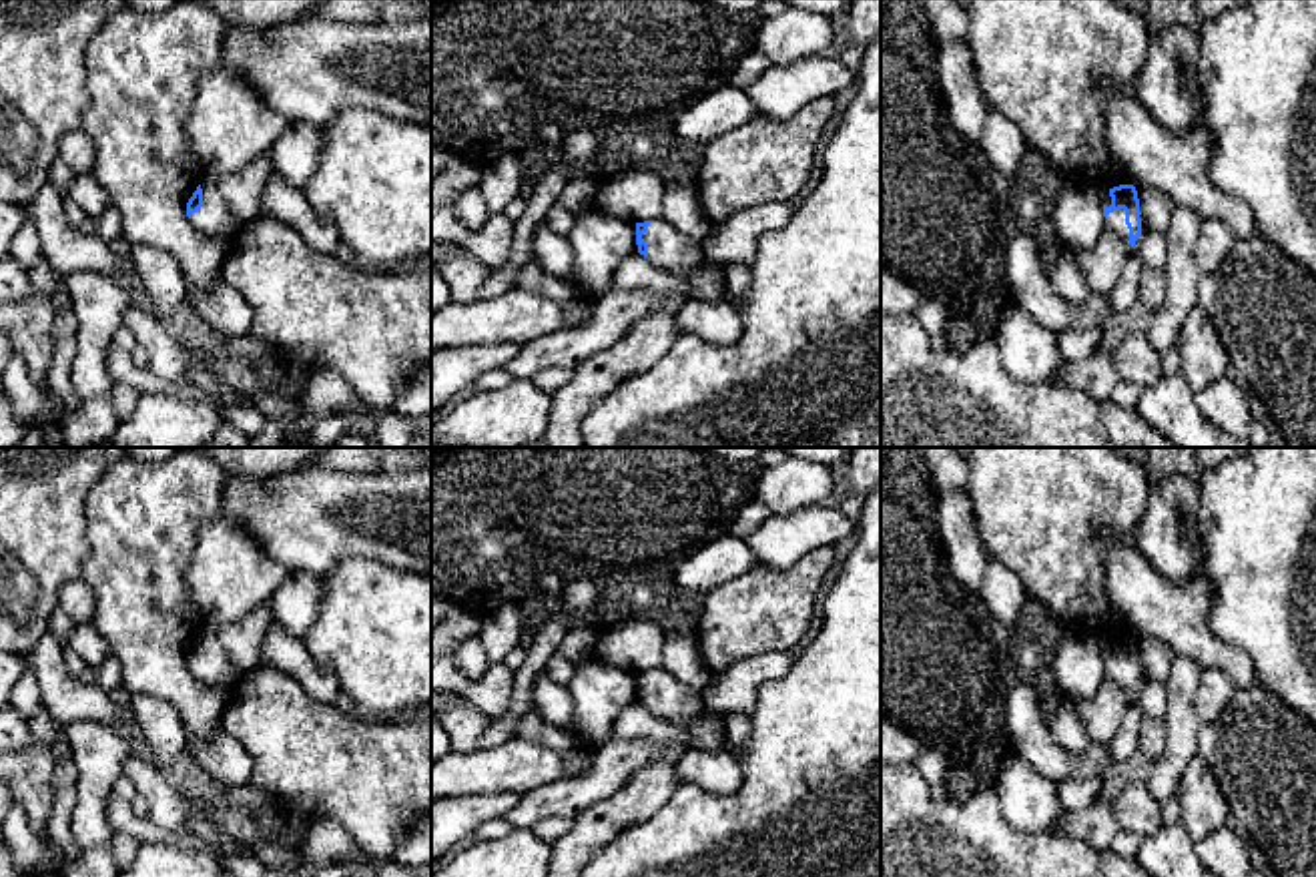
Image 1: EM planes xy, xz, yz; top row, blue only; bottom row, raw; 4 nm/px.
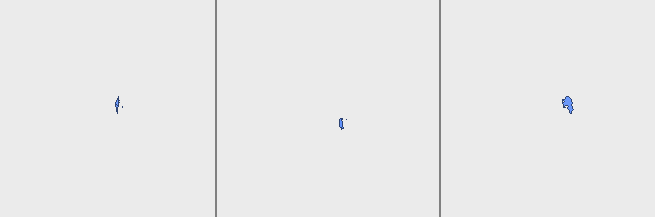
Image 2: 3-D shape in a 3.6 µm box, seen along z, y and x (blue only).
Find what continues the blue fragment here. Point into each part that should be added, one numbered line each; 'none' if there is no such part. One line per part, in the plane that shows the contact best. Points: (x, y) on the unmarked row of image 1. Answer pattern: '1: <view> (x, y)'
1: yz (1150, 697)

